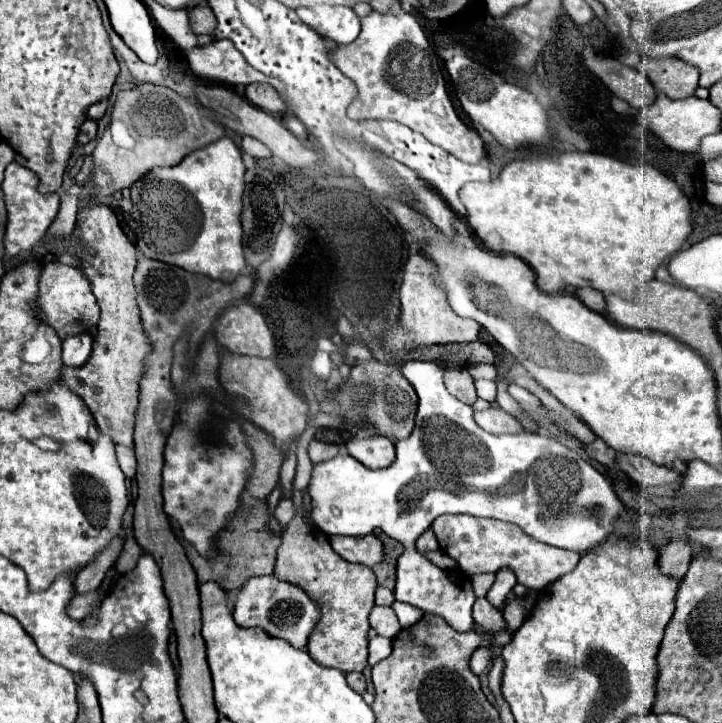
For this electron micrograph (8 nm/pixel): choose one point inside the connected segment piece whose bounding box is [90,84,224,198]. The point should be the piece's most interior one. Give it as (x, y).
(164, 127)

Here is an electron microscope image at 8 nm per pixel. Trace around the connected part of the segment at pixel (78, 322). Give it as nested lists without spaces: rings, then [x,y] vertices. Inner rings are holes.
[[[58,260],[48,262],[44,266],[44,270],[40,274],[40,280],[38,280],[36,304],[42,310],[46,324],[56,330],[60,340],[64,340],[68,336],[90,332],[88,328],[94,328],[98,324],[100,308],[98,308],[98,302],[92,294],[90,280],[84,276],[84,272],[80,268],[64,266]]]

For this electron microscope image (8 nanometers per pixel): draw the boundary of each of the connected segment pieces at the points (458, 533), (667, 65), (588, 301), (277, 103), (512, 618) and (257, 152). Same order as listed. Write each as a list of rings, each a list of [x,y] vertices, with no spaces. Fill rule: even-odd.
[[[446,514],[434,520],[432,530],[442,552],[454,558],[462,568],[462,572],[466,572],[468,576],[486,574],[486,572],[496,574],[500,568],[510,568],[516,574],[518,584],[526,586],[528,590],[546,588],[548,584],[556,582],[560,576],[572,572],[580,560],[580,554],[524,536],[520,526],[496,518]]]
[[[642,58],[640,72],[644,72],[656,90],[670,98],[688,98],[698,88],[698,72],[682,60],[648,60]]]
[[[576,288],[574,294],[588,306],[592,308],[594,312],[602,312],[604,310],[604,296],[602,292],[594,290],[594,288]]]
[[[248,84],[244,94],[254,106],[262,108],[264,112],[272,112],[272,114],[286,112],[286,104],[270,84]]]
[[[514,598],[512,602],[508,602],[504,606],[504,618],[508,622],[508,628],[512,628],[512,632],[516,632],[520,628],[520,624],[524,622],[524,598]]]
[[[242,136],[242,150],[254,158],[270,158],[270,150],[258,142],[256,138],[250,138],[250,136]]]

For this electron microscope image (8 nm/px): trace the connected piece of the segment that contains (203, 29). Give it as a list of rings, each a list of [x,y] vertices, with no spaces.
[[[198,4],[198,6],[194,6],[188,16],[190,16],[192,32],[194,32],[196,36],[200,36],[200,34],[212,34],[212,32],[214,32],[214,28],[216,28],[216,18],[214,18],[214,14],[212,14],[212,10],[210,10],[208,4]]]

